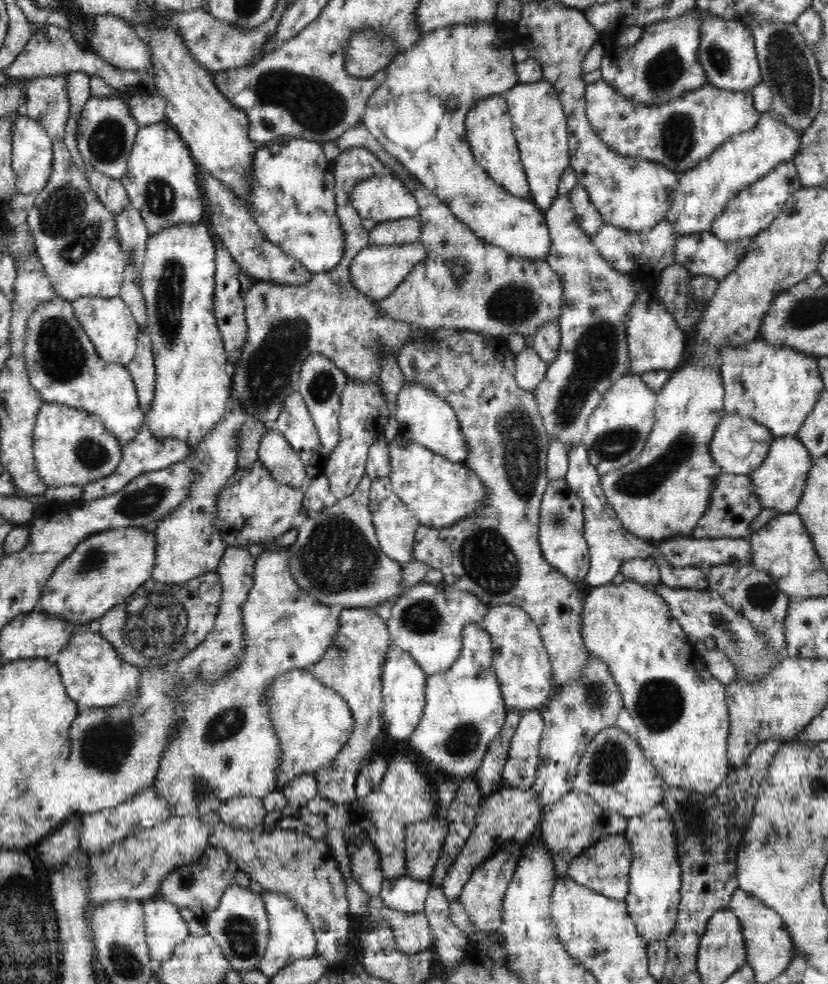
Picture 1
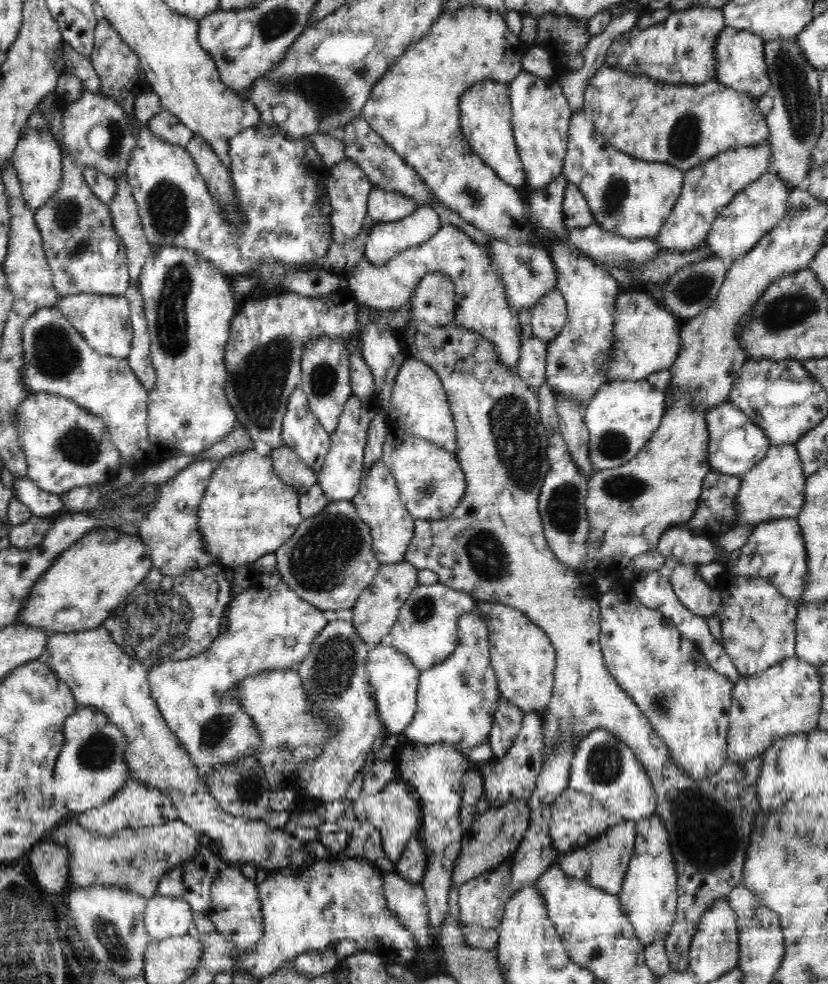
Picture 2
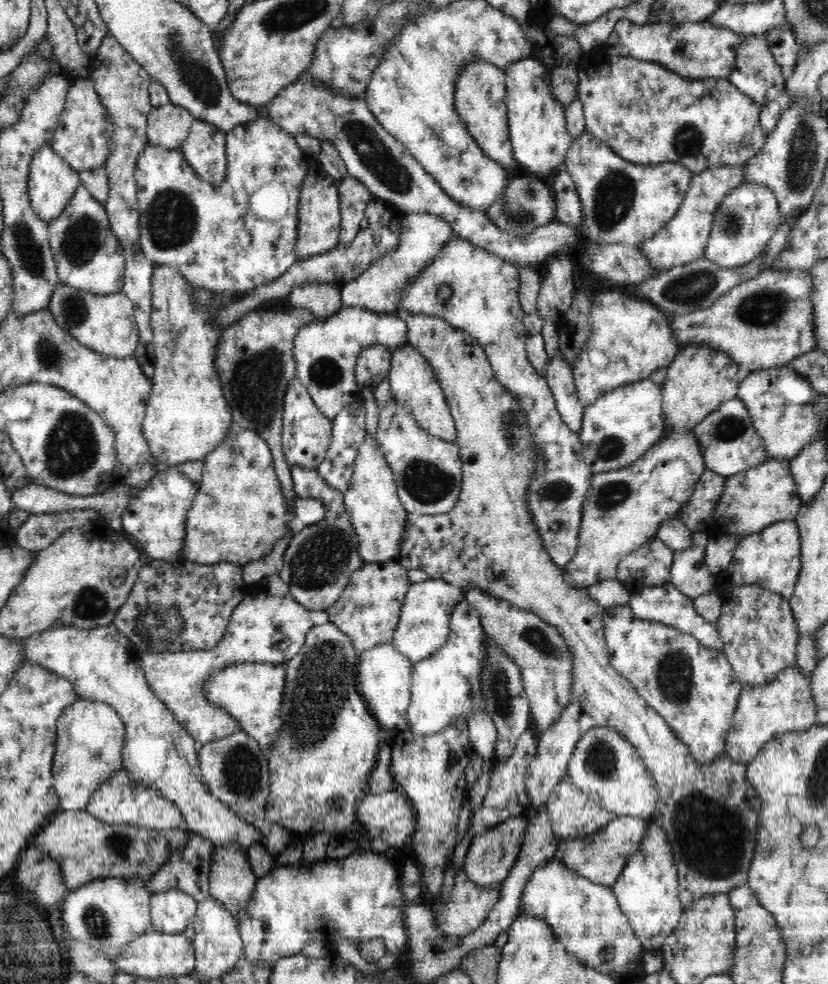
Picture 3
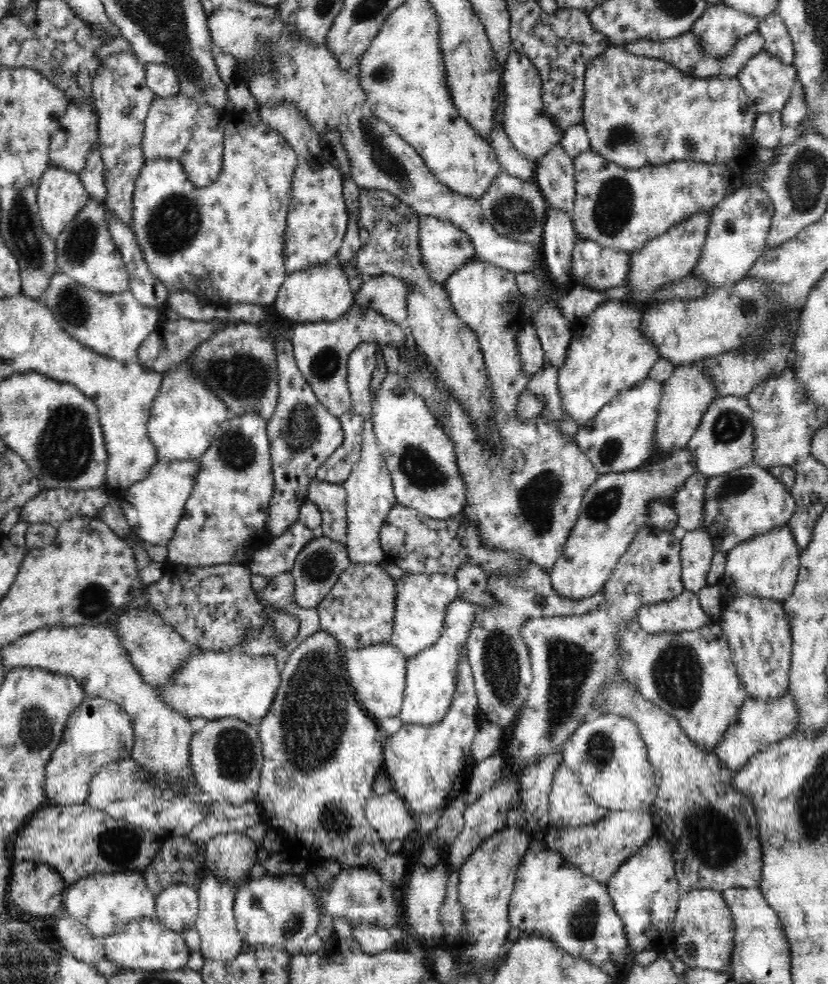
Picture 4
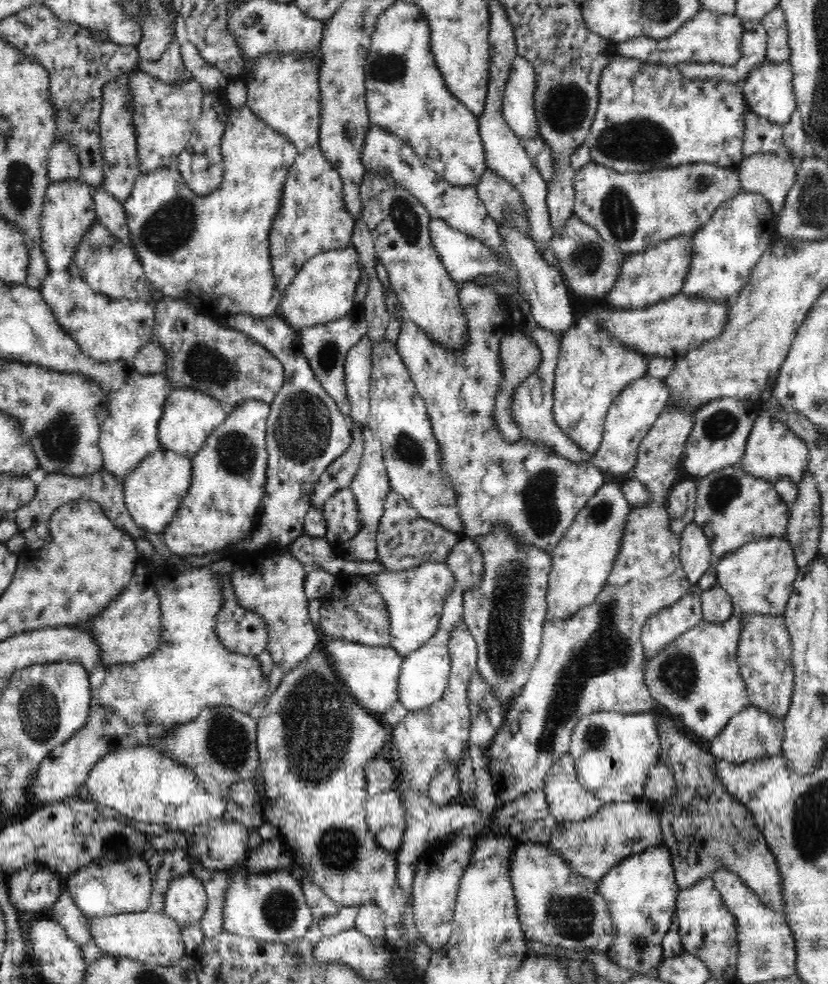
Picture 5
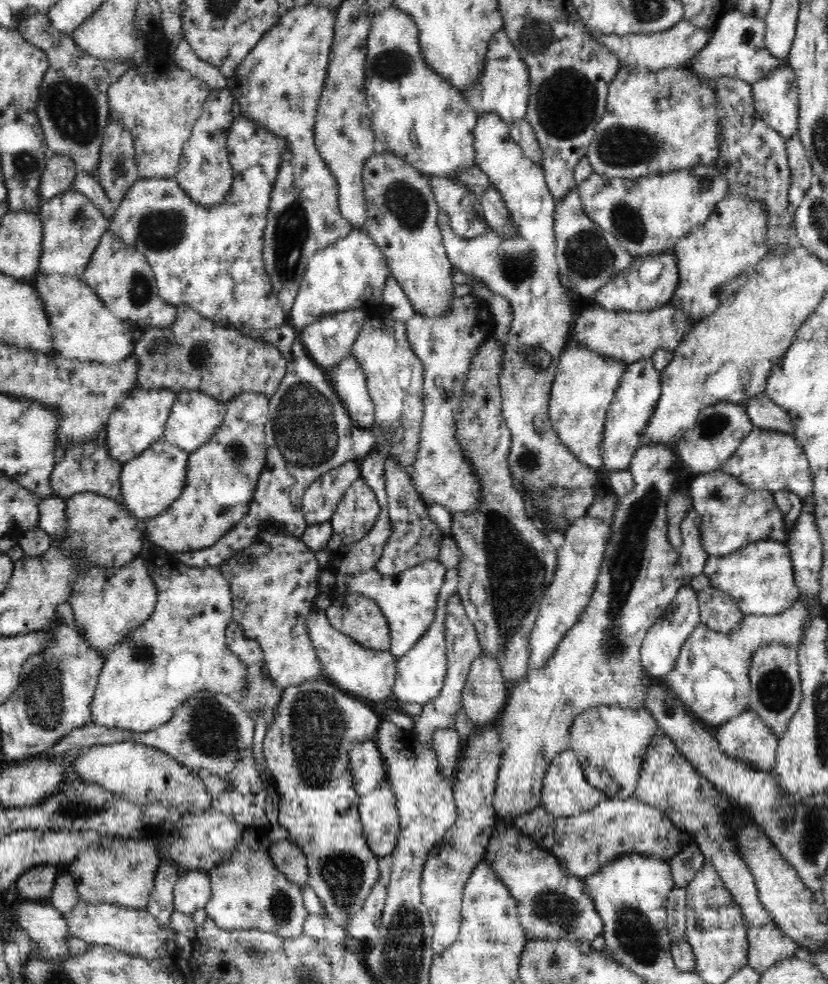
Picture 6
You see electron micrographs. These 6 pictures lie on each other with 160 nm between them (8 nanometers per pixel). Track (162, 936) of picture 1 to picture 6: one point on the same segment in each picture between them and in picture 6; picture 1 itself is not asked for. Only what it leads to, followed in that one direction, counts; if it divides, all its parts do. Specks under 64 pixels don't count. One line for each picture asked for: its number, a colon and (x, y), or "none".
2: (165, 917)
3: (171, 911)
4: (176, 906)
5: (185, 899)
6: (192, 890)

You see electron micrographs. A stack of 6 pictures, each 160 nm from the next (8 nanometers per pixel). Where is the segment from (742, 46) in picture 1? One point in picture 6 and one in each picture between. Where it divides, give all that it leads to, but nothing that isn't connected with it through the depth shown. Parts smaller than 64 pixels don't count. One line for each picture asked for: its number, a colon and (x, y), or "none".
2: (740, 65)
3: (755, 72)
4: (768, 82)
5: (768, 88)
6: (776, 97)

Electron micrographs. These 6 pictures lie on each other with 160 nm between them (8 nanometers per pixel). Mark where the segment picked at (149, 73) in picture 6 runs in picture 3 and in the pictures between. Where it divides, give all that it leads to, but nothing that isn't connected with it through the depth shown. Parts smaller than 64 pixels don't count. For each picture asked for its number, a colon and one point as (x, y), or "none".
3: (168, 126)
4: (168, 128)
5: (165, 115)

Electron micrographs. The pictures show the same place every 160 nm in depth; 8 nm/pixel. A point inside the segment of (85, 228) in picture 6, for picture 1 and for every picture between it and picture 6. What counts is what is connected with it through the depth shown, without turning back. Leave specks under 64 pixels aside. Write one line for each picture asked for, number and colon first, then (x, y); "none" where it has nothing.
1: (32, 152)
2: (37, 159)
3: (51, 183)
4: (60, 195)
5: (69, 208)

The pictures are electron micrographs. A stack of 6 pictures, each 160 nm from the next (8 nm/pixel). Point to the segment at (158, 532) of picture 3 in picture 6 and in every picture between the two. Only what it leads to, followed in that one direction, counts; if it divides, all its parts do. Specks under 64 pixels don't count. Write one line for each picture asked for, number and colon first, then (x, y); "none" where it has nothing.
4: (153, 506)
5: (153, 491)
6: (150, 483)

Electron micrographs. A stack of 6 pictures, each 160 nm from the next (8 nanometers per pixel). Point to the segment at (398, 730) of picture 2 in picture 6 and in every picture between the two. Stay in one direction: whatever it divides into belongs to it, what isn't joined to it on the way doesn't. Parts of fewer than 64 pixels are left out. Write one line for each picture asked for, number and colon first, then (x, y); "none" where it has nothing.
3: (383, 674)
4: (377, 674)
5: (371, 673)
6: (366, 674)

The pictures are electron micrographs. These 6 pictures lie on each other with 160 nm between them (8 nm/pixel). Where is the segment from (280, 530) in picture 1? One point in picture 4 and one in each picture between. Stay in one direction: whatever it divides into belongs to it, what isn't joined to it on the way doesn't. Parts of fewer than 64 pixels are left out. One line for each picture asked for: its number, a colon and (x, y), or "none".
2: (247, 511)
3: (240, 512)
4: (225, 519)

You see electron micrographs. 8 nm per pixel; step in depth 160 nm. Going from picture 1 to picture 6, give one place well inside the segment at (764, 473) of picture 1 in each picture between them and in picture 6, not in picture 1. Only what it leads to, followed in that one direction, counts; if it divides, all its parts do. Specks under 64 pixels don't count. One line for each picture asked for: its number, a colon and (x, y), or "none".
2: (775, 488)
3: (755, 498)
4: (741, 504)
5: (732, 506)
6: (733, 515)

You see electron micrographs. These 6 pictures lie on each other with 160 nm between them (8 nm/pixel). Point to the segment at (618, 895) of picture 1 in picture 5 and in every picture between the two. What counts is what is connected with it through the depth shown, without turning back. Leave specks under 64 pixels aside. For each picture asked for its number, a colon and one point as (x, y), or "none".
2: (602, 863)
3: (601, 857)
4: (598, 850)
5: (591, 847)

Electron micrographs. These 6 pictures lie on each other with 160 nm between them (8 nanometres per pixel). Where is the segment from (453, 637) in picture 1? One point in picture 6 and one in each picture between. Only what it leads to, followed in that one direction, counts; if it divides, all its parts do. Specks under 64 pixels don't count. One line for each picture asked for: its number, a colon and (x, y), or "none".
2: (426, 630)
3: (423, 629)
4: (421, 605)
5: (415, 598)
6: (409, 600)

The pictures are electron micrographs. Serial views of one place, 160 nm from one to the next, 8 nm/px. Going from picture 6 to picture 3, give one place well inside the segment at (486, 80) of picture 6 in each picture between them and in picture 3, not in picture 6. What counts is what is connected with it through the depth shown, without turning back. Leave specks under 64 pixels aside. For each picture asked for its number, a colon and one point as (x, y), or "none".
3: (538, 127)
4: (531, 130)
5: (519, 104)

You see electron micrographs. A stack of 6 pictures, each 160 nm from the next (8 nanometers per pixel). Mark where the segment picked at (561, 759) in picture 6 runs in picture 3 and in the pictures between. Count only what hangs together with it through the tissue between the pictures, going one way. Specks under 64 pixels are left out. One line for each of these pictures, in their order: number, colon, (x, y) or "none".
3: (573, 813)
4: (569, 806)
5: (568, 800)

